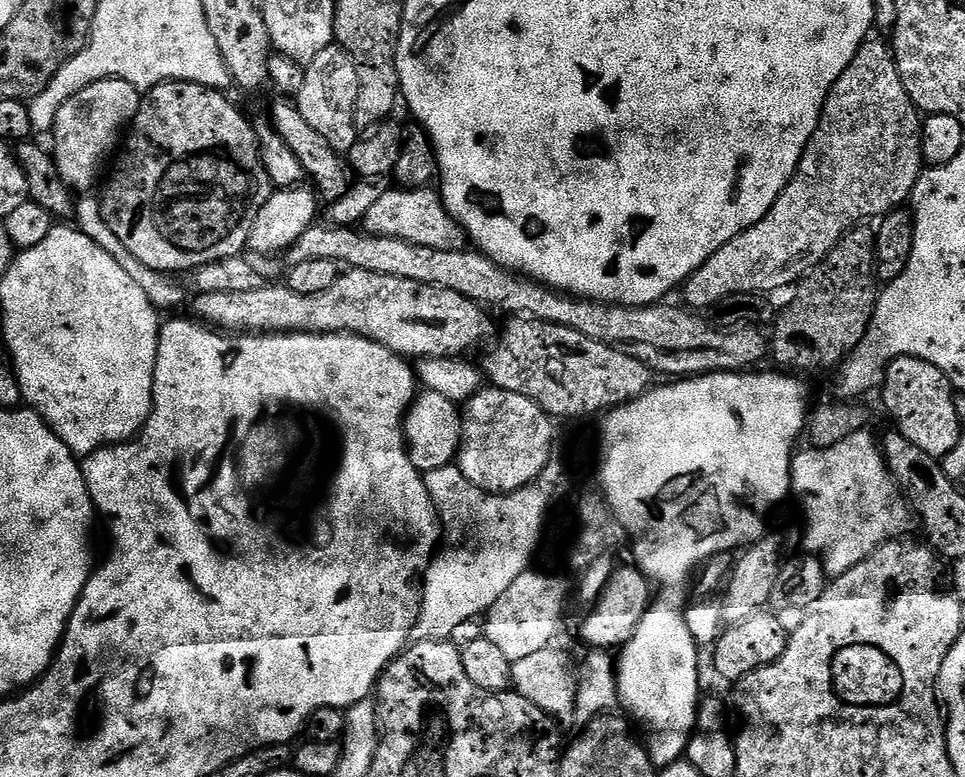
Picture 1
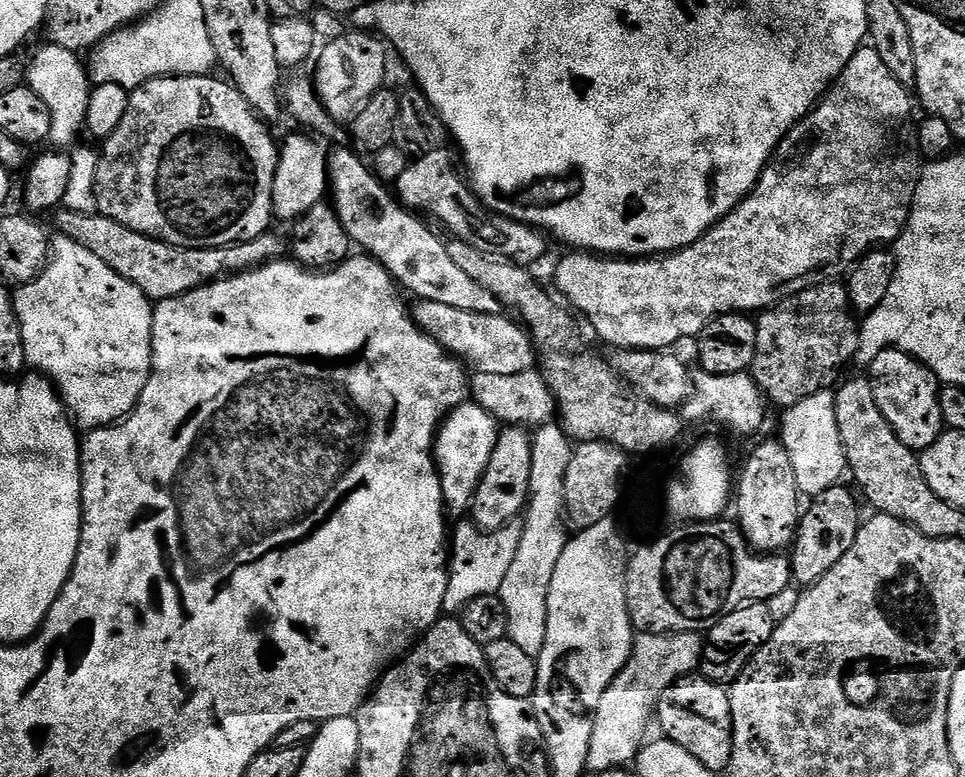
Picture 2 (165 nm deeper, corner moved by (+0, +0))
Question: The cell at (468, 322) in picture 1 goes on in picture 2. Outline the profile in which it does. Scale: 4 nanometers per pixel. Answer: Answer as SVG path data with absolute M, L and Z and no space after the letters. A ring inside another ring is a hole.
M421 300L415 306L414 319L420 328L427 336L433 336L445 352L455 356L469 369L482 374L522 374L533 371L536 350L527 331L515 319L504 314L470 314L470 310L454 310L454 306L442 306L442 302L429 300Z

